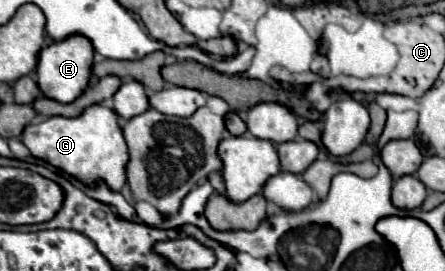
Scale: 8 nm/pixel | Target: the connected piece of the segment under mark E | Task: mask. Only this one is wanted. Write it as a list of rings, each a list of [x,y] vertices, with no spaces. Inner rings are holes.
[[[69,36],[63,42],[53,42],[39,52],[37,62],[37,84],[45,96],[57,100],[61,104],[73,102],[81,92],[87,88],[91,78],[91,64],[93,64],[93,46],[83,36]]]

